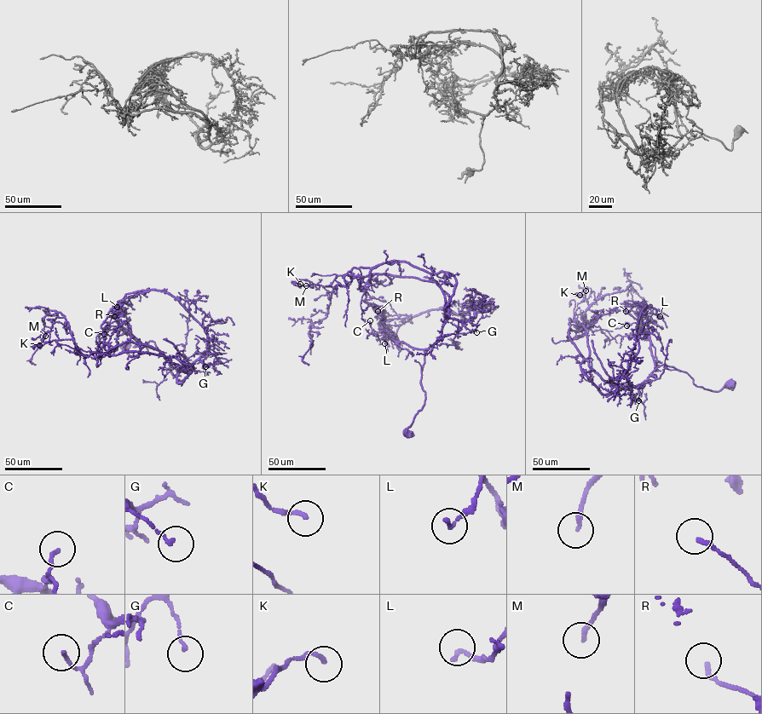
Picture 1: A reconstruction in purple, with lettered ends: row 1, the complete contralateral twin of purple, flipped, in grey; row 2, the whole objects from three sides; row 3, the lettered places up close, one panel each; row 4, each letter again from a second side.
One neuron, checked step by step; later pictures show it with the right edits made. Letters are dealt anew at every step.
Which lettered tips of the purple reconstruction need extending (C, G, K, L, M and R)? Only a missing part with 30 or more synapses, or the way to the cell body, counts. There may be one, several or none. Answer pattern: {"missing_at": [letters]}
{"missing_at": []}

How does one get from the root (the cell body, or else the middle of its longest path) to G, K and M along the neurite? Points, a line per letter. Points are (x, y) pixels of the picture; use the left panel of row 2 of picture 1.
G: (125, 344), (133, 357), (147, 353), (146, 343), (152, 341), (173, 368), (187, 368), (199, 359), (205, 366)
K: (125, 344), (132, 357), (157, 348), (116, 313), (101, 355), (71, 339), (39, 345)
M: (125, 344), (132, 357), (150, 341), (157, 348), (116, 313), (101, 326), (113, 348), (101, 355), (45, 336)

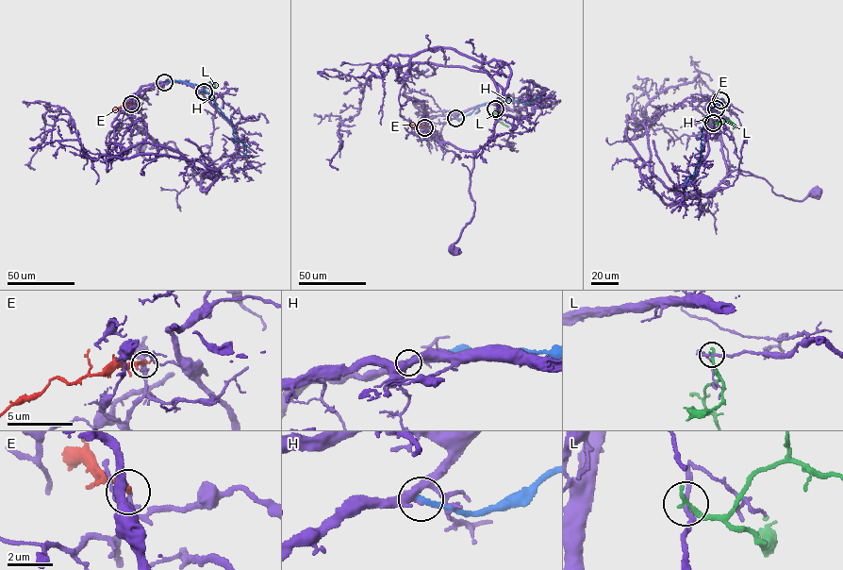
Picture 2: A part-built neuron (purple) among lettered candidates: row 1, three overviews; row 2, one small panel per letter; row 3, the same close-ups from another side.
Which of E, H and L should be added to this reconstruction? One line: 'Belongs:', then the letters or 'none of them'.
Belongs: E

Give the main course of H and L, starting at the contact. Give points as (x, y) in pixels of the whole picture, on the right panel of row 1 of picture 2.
H: (720, 100), (722, 102), (709, 109), (701, 138), (701, 159), (684, 190)
L: (713, 123), (728, 121), (733, 124), (734, 127)

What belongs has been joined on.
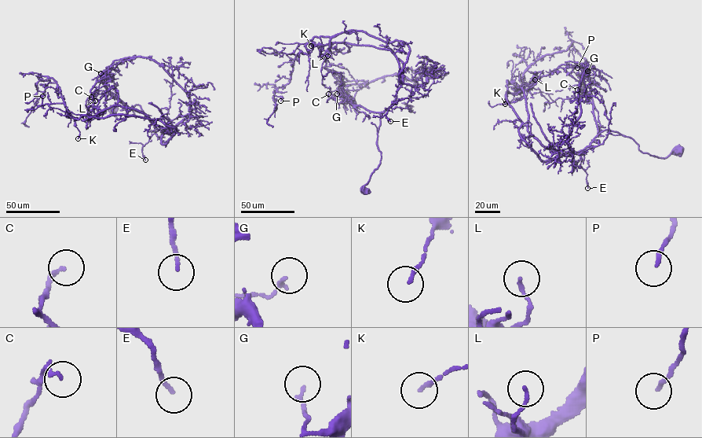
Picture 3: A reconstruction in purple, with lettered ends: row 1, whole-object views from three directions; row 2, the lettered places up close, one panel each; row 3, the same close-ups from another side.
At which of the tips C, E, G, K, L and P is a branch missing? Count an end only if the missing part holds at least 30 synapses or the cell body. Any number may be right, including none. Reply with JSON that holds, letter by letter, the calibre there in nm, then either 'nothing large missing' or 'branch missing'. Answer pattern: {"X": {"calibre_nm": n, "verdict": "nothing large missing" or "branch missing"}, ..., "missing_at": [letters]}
{"C": {"calibre_nm": 140, "verdict": "nothing large missing"}, "E": {"calibre_nm": 140, "verdict": "nothing large missing"}, "G": {"calibre_nm": 150, "verdict": "nothing large missing"}, "K": {"calibre_nm": 150, "verdict": "nothing large missing"}, "L": {"calibre_nm": 150, "verdict": "branch missing"}, "P": {"calibre_nm": 140, "verdict": "nothing large missing"}, "missing_at": ["L"]}

